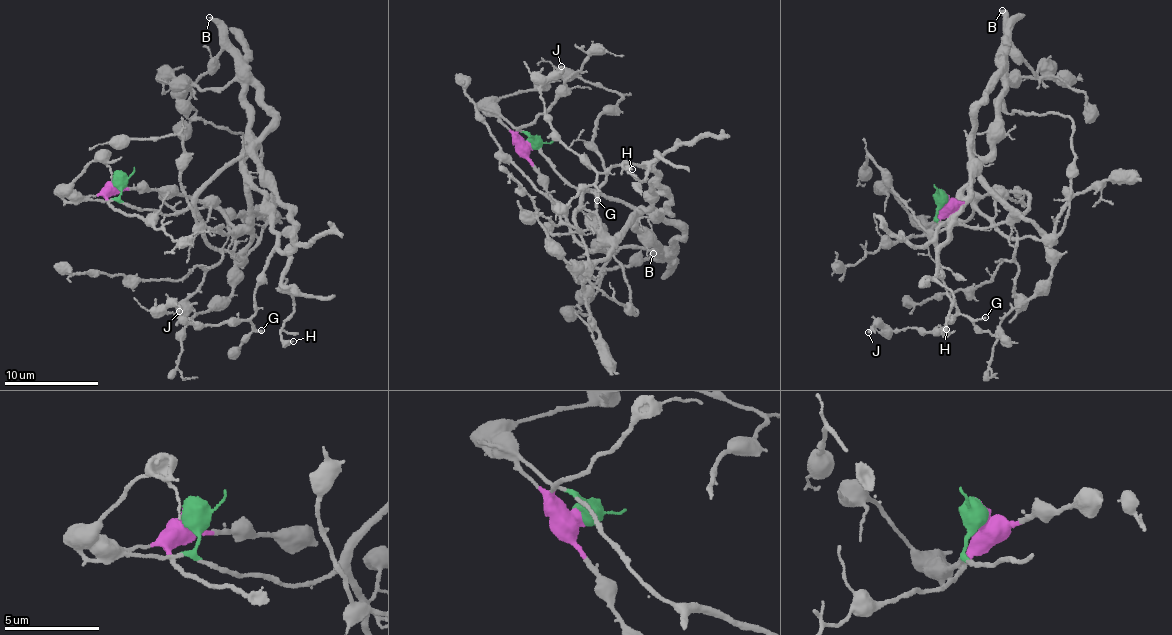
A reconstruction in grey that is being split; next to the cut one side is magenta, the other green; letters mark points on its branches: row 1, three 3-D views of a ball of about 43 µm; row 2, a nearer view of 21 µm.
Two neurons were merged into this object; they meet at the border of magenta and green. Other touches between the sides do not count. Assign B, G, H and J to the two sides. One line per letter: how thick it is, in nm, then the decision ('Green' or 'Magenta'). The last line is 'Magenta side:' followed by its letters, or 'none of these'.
B: Thickness 320 nm. Green
G: Thickness 100 nm. Magenta
H: Thickness 220 nm. Green
J: Thickness 220 nm. Magenta
Magenta side: G, J

